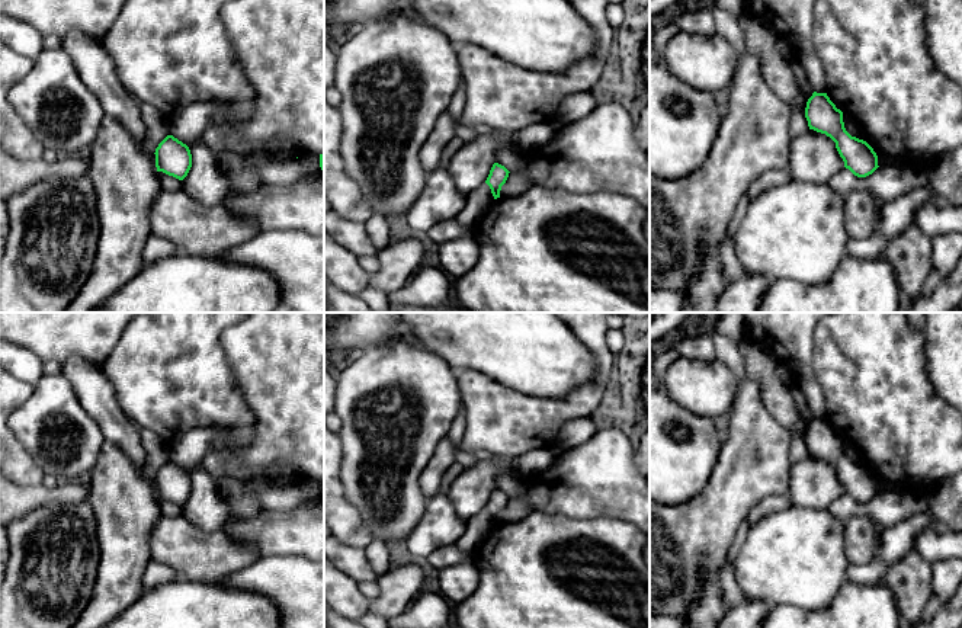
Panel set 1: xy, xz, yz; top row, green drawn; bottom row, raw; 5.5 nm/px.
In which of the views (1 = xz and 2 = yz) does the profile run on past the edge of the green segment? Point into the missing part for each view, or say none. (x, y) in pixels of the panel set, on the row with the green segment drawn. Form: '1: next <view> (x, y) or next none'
1: next none
2: next none

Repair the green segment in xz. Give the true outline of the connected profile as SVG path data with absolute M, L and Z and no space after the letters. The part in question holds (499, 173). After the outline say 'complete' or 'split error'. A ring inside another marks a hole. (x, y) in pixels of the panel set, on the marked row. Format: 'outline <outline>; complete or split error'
outline M498 163L493 164L485 183L490 186L494 199L500 198L501 186L506 183L509 173L504 166Z; complete

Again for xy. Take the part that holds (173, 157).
outline M167 135L155 148L155 167L179 180L183 180L192 167L192 154L186 144Z; complete

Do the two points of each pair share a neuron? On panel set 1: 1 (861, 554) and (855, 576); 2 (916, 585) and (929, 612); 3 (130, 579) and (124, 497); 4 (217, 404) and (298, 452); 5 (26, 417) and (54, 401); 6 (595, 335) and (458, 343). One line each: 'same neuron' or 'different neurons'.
1: different neurons
2: different neurons
3: same neuron
4: different neurons
5: same neuron
6: different neurons

